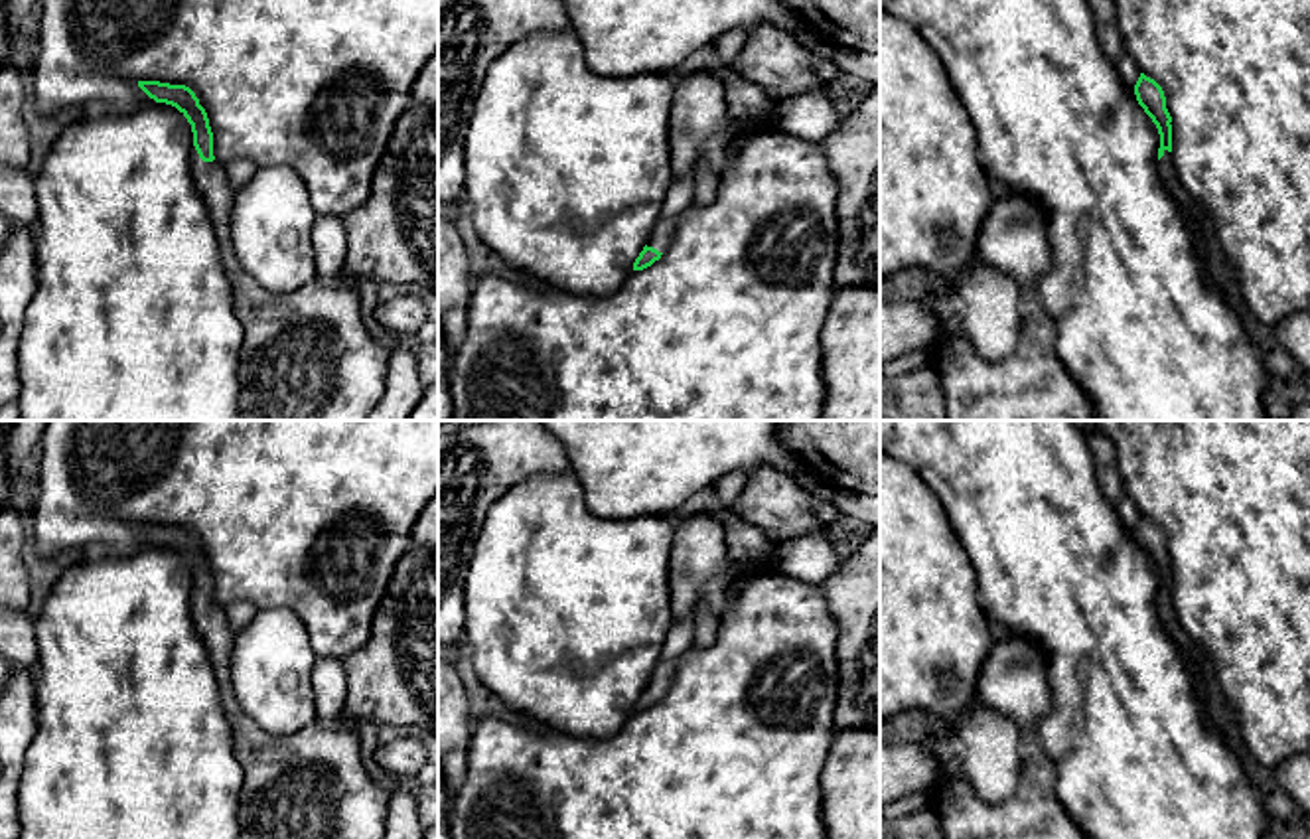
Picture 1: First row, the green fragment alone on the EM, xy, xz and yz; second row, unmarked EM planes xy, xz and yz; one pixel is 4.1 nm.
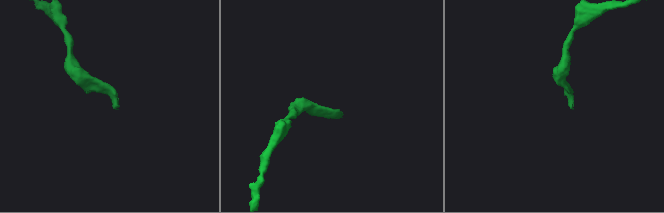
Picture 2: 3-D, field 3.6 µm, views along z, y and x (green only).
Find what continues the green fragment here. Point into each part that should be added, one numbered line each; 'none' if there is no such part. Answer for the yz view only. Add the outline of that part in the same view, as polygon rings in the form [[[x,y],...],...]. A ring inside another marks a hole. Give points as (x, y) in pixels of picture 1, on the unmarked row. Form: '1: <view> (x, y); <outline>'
1: yz (1174, 630); [[[1164,592],[1164,598],[1158,602],[1158,614],[1160,614],[1162,626],[1168,632],[1168,636],[1172,638],[1172,642],[1188,655],[1188,663],[1196,675],[1198,693],[1200,693],[1200,697],[1205,699],[1207,667],[1205,667],[1203,657],[1200,655],[1196,644],[1188,638],[1188,634],[1176,622],[1174,602],[1168,592]]]

